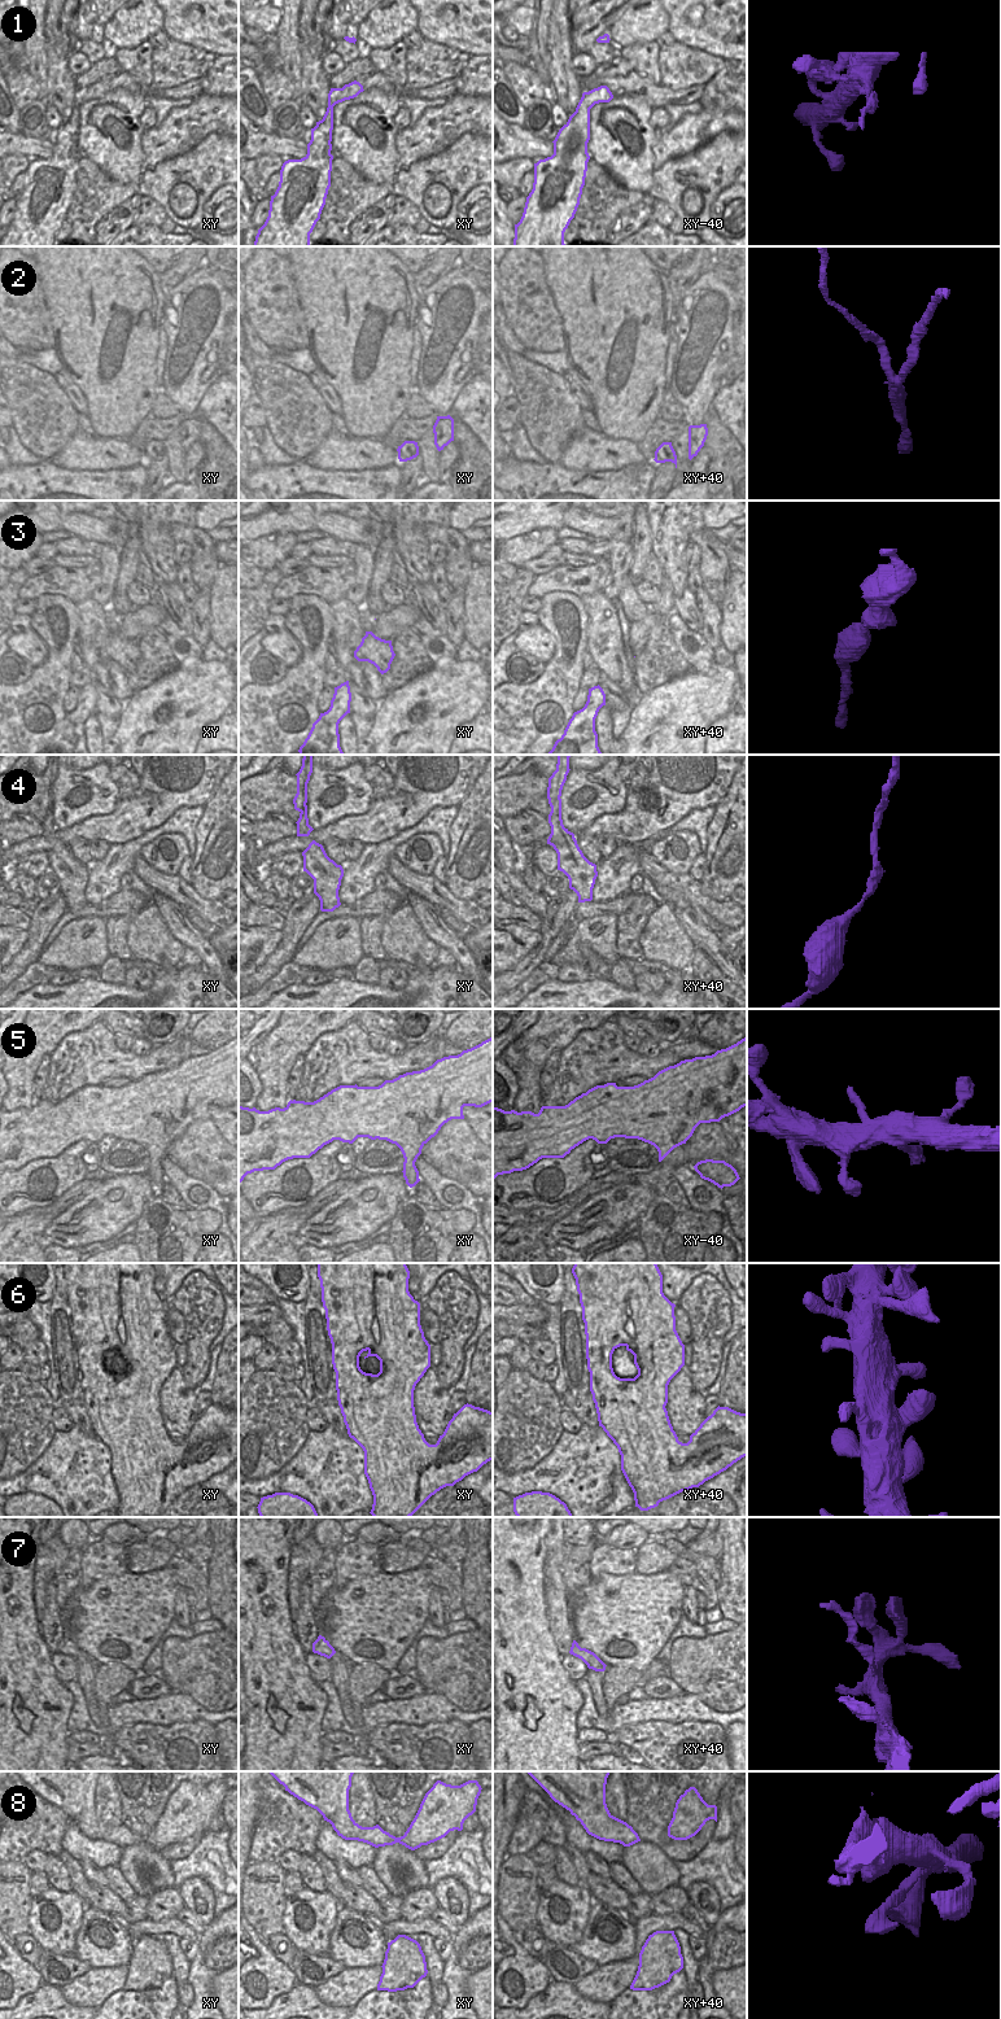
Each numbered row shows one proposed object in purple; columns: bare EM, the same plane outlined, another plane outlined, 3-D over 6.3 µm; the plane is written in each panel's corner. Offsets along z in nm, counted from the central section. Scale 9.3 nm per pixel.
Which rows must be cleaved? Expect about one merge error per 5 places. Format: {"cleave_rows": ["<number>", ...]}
{"cleave_rows": ["1", "7"]}

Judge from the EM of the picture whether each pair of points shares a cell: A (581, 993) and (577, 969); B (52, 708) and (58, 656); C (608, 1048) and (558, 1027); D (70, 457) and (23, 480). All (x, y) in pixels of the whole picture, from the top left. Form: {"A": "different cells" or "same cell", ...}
{"A": "different cells", "B": "same cell", "C": "different cells", "D": "different cells"}

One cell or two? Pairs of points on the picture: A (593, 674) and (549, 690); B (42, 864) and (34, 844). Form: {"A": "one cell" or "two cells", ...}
{"A": "two cells", "B": "two cells"}

